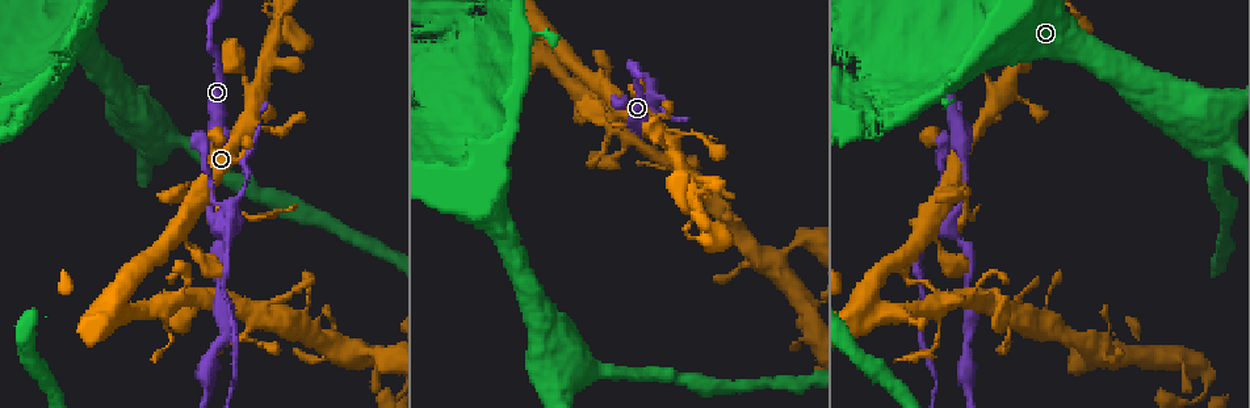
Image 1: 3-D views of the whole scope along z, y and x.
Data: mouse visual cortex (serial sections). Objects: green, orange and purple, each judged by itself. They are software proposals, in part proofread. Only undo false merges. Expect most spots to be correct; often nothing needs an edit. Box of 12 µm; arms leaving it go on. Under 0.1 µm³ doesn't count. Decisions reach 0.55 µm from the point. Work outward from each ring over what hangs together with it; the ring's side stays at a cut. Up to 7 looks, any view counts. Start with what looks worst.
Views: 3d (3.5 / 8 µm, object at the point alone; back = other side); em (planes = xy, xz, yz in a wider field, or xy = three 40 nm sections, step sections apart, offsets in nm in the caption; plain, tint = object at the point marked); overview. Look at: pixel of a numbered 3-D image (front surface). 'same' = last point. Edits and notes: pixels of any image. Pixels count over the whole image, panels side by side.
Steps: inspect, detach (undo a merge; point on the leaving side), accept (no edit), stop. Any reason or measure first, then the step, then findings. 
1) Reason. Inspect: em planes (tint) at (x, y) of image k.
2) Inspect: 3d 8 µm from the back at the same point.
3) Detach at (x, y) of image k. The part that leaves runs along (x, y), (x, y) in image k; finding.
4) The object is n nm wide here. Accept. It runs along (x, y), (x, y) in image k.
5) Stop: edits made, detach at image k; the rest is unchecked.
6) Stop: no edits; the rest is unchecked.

Abrupt turn. Inspect: 3d 3.5 µm at (950, 223) of image 1.

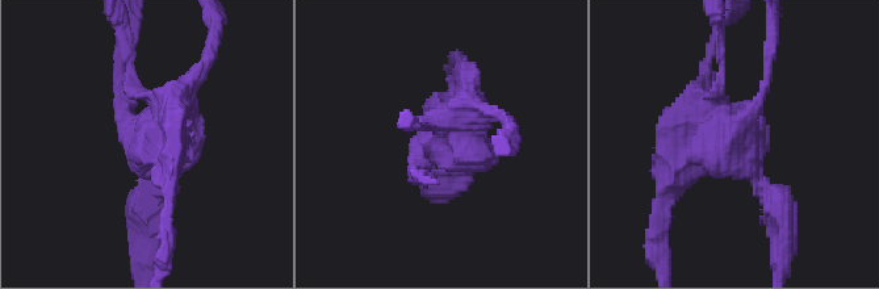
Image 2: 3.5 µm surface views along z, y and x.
Shape alone is not enough. Inspect: em xy step 3 (tint) at (736, 140) of image 2.

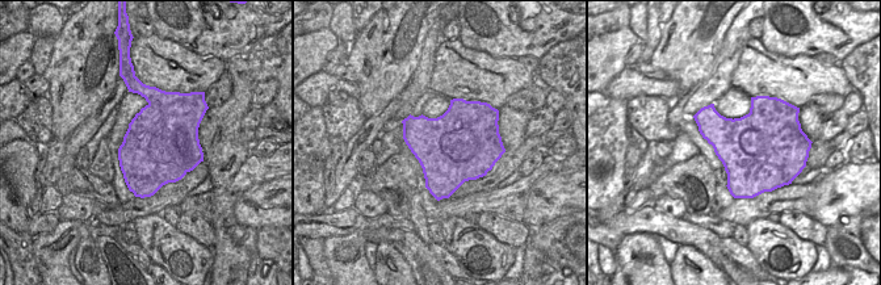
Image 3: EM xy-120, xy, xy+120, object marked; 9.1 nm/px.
Cut it another way. Inspect: em xy step 5 (tint) at the same point.

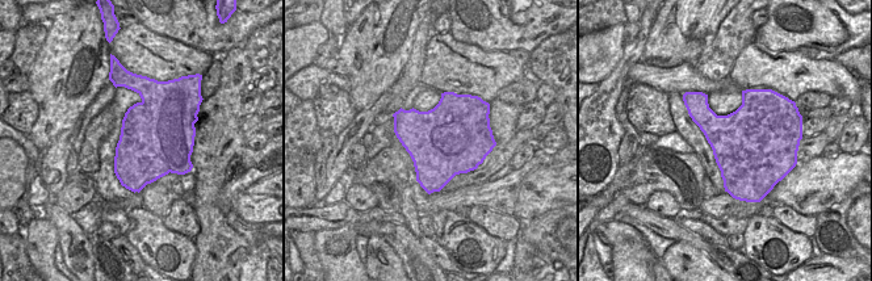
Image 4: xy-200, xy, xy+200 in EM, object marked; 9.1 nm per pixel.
Detach at (476, 80) of image 2. A border runs along (142, 101), (170, 171) in image 4; two cells meet here.

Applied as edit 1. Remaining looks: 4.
Sharp bend. Inspect: 3d 3.5 µm from the back at (431, 32) of image 1.

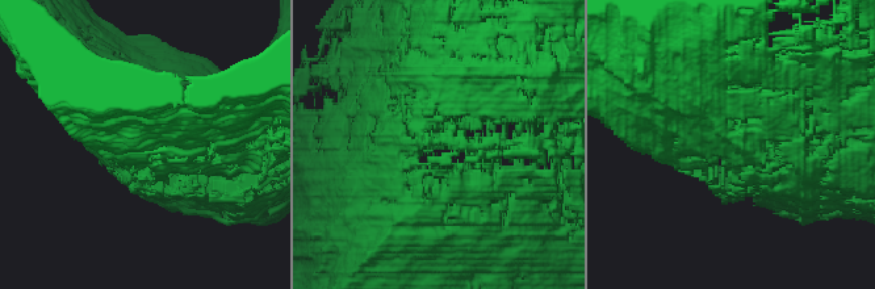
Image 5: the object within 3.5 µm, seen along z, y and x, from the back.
Inspect: em xy step 3 (tint) at (736, 126) of image 5.

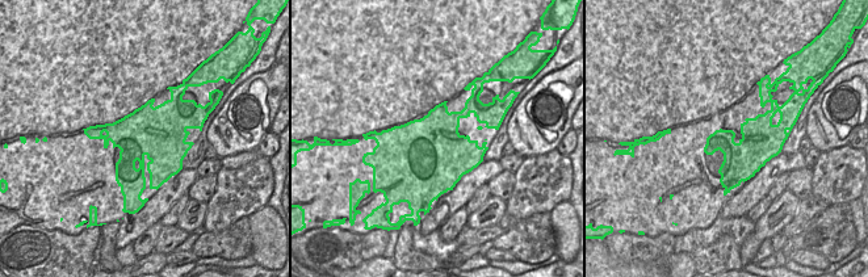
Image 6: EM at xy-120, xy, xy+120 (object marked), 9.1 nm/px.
Accept. It runs along (76, 107), (105, 139), (174, 124) in image 5; continuous, no second cell.

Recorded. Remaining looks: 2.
Abrupt turn. Inspect: em planes (tint) at (675, 143) of image 1.

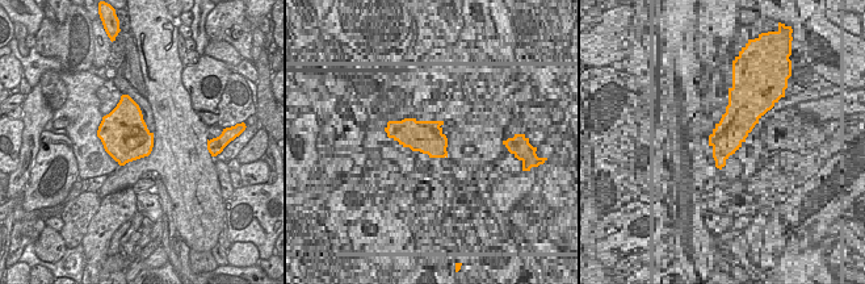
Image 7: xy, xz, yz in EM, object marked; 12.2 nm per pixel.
Inspect: 3d 3.5 µm at the same point.

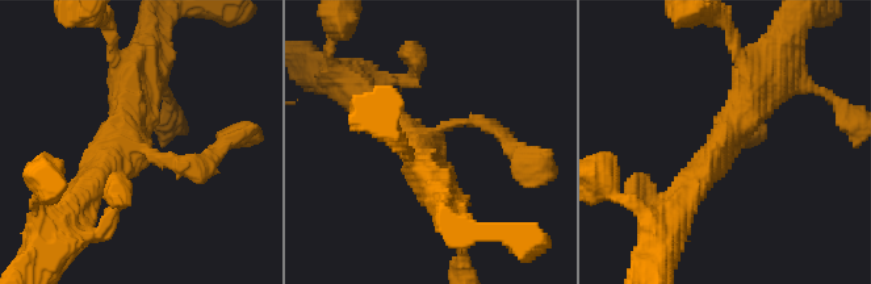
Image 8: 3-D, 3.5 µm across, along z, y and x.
Accept. It runs along (80, 193), (121, 141), (162, 161), (210, 157) in image 8; continuous, no second cell.

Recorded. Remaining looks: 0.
Stop: edits made, detach at image 2; the rest is unchecked.

